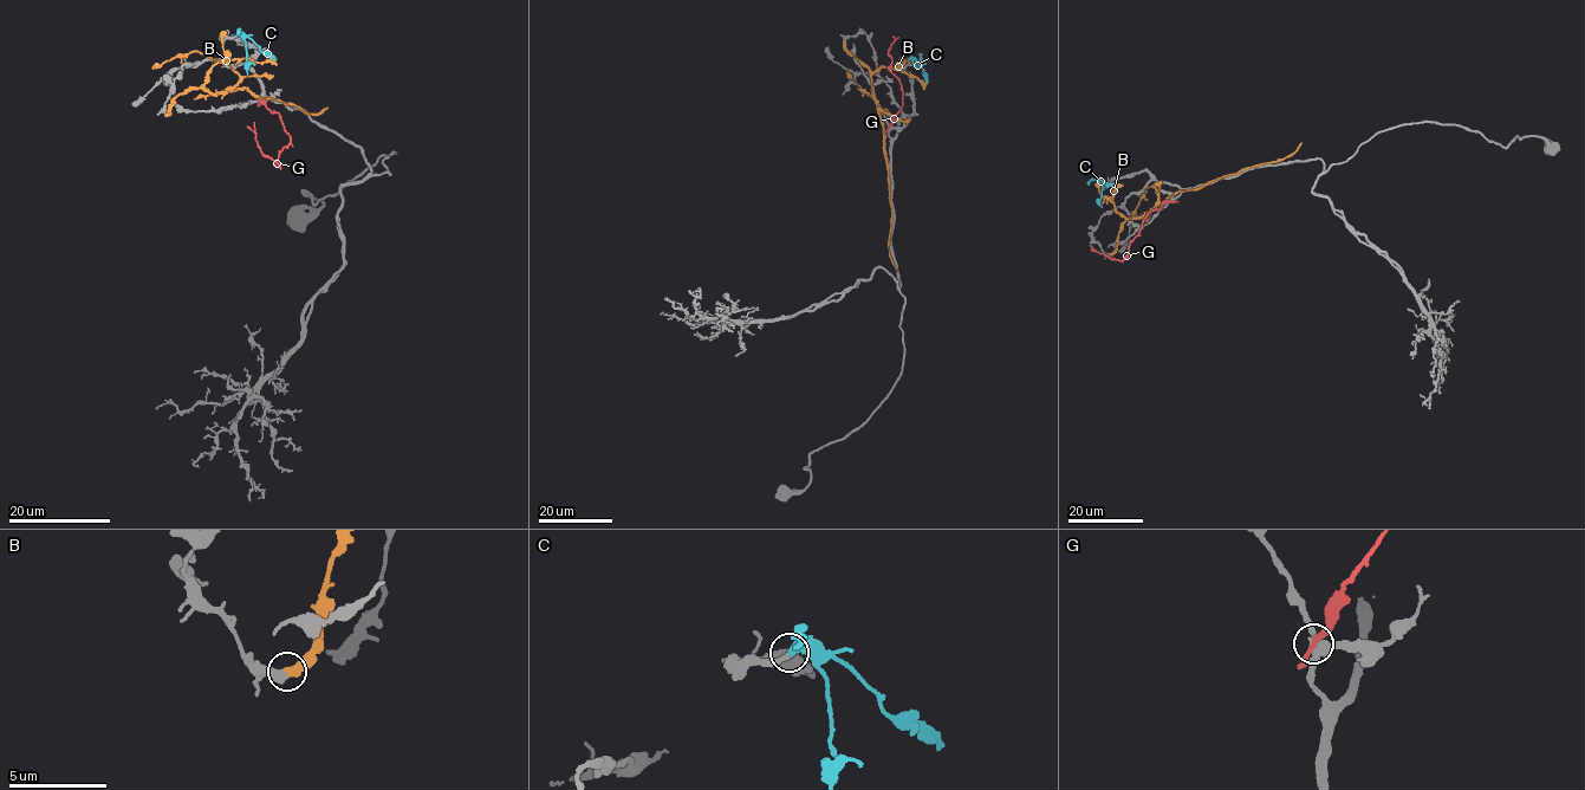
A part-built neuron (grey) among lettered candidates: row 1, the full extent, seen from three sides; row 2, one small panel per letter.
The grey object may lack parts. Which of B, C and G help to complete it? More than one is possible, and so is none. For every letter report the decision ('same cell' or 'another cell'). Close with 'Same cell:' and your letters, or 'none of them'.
B: another cell
C: same cell
G: another cell
Same cell: C

